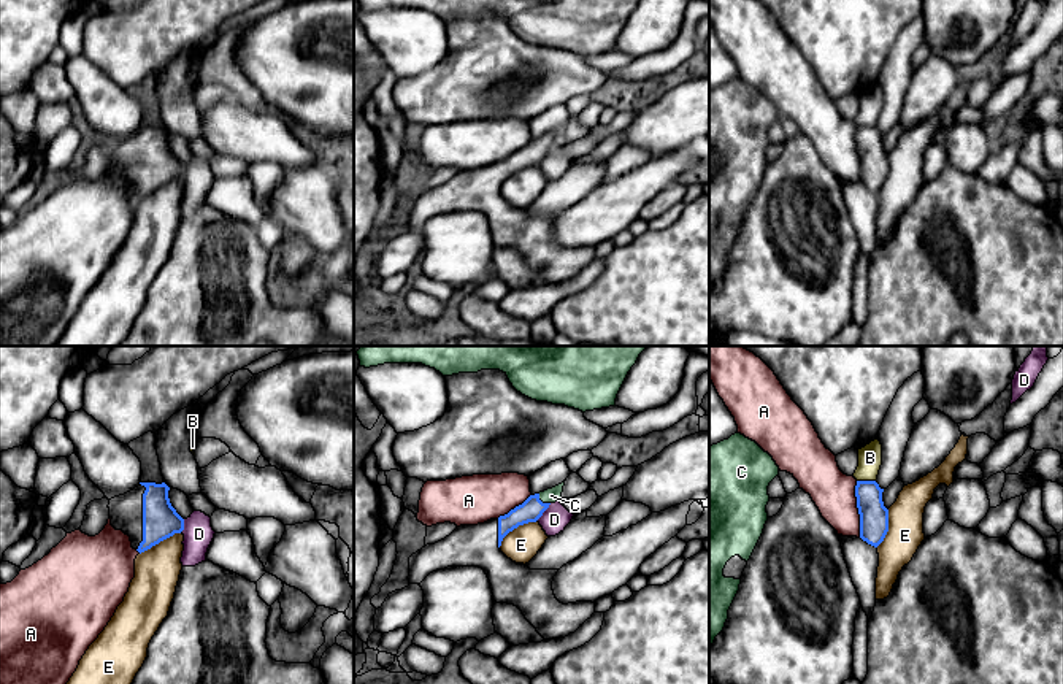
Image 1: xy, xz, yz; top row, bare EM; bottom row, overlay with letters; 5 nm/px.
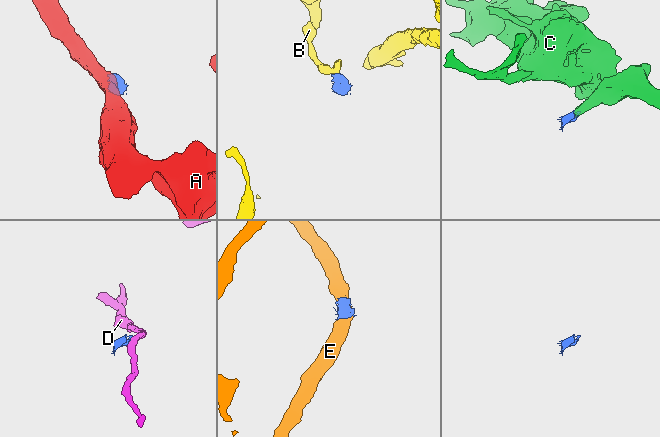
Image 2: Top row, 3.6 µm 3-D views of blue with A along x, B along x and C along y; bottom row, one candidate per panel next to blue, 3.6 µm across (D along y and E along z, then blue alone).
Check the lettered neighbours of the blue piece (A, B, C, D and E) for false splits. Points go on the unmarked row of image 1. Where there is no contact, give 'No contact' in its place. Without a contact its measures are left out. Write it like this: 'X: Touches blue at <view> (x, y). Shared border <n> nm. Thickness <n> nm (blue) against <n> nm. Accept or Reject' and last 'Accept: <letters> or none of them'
A: Touches blue at yz (859, 154). Shared border 280 nm. Thickness 140 nm (blue) against 220 nm. Reject
B: Touches blue at yz (867, 126). Shared border 100 nm. Thickness 140 nm (blue) against 130 nm. Reject
C: Touches blue at xz (541, 146). Shared border 80 nm. Thickness 110 nm (blue) against 80 nm. Accept
D: Touches blue at xz (544, 154). Shared border 120 nm. Thickness 110 nm (blue) against 140 nm. Reject
E: Touches blue at xz (516, 172). Shared border 240 nm. Thickness 110 nm (blue) against 170 nm. Reject
Accept: C

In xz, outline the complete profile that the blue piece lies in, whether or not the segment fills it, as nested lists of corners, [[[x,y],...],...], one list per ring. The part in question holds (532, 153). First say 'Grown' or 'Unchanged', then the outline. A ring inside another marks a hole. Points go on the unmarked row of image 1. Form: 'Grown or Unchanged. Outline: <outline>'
Grown. Outline: [[[565,125],[530,140],[522,149],[498,163],[460,170],[444,184],[427,189],[409,202],[409,229],[419,229],[433,216],[447,211],[479,211],[485,216],[493,246],[517,251],[544,284],[574,278],[595,257],[595,248],[563,249],[552,235],[558,214],[530,214],[508,203],[500,190],[519,170],[536,167],[551,148],[560,144]]]

